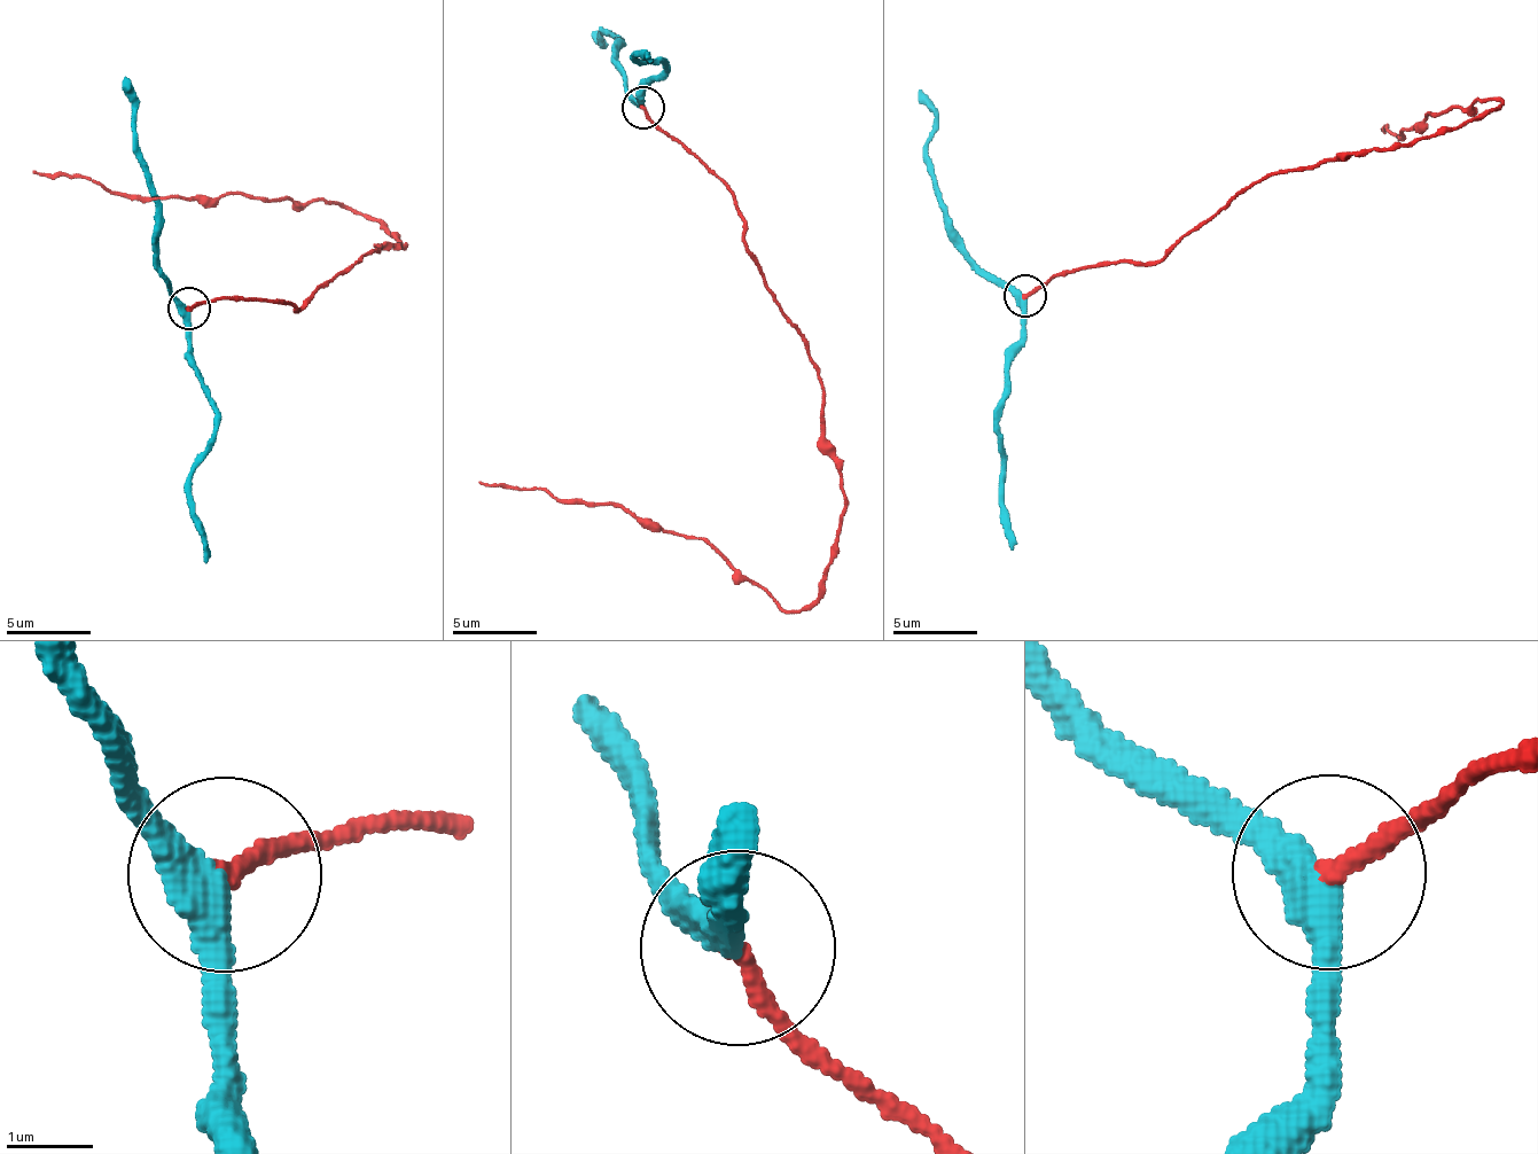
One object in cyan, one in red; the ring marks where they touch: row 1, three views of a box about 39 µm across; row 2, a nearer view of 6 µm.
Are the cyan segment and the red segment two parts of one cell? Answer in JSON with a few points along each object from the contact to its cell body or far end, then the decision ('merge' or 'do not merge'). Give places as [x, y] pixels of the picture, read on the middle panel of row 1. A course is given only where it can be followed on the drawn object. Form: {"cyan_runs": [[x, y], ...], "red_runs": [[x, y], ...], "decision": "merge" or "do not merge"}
{"cyan_runs": [[645, 106], [641, 93], [664, 68], [663, 64], [635, 59], [633, 53], [648, 59]], "red_runs": [[645, 106], [734, 196], [742, 247], [819, 371], [845, 513], [821, 590], [785, 609], [704, 539], [479, 481]], "decision": "merge"}

